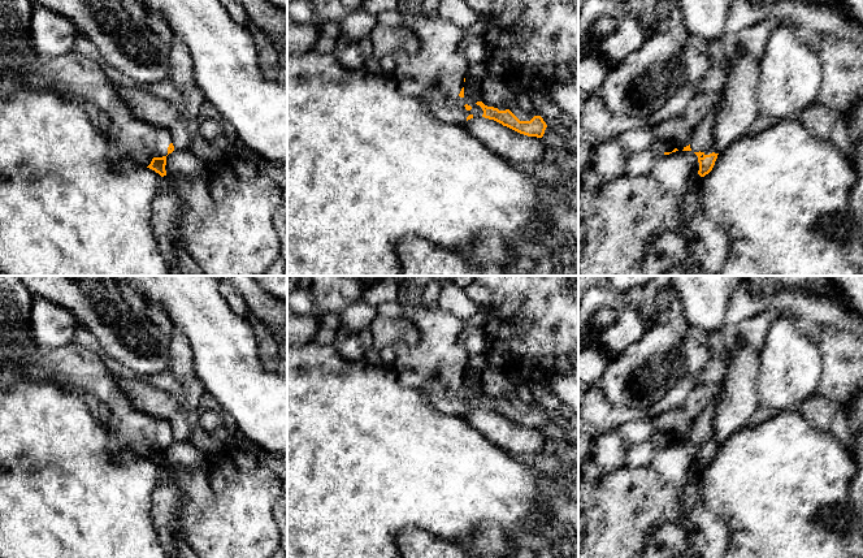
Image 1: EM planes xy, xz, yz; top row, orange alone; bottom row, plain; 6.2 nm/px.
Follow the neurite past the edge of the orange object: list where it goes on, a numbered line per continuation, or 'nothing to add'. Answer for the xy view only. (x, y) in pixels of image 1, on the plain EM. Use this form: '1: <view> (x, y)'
1: xy (74, 368)

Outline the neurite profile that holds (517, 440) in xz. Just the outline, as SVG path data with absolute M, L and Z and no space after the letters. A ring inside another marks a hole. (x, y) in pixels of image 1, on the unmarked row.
M473 408L463 418L495 446L516 458L541 453L546 442L542 429L520 425L494 411Z

